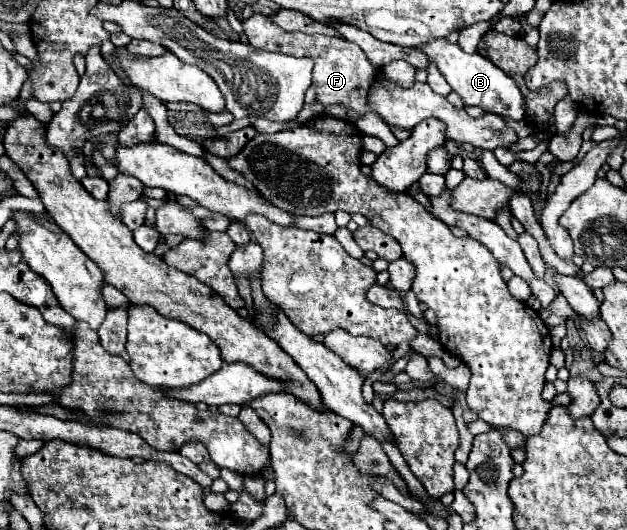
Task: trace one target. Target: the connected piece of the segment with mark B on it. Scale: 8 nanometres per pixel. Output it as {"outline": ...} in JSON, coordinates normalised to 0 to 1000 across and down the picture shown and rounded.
{"outline":[[[694,72],[694,75],[687,75],[675,87],[665,87],[665,94],[671,94],[684,109],[684,117],[691,117],[700,128],[700,136],[710,143],[716,162],[738,185],[738,192],[745,200],[764,200],[774,211],[786,211],[786,215],[796,215],[796,219],[812,219],[818,226],[834,226],[837,223],[837,200],[834,200],[837,192],[834,192],[831,170],[783,113],[764,106],[761,98],[754,98],[754,102],[738,98],[732,83],[722,83],[713,72]]]}

